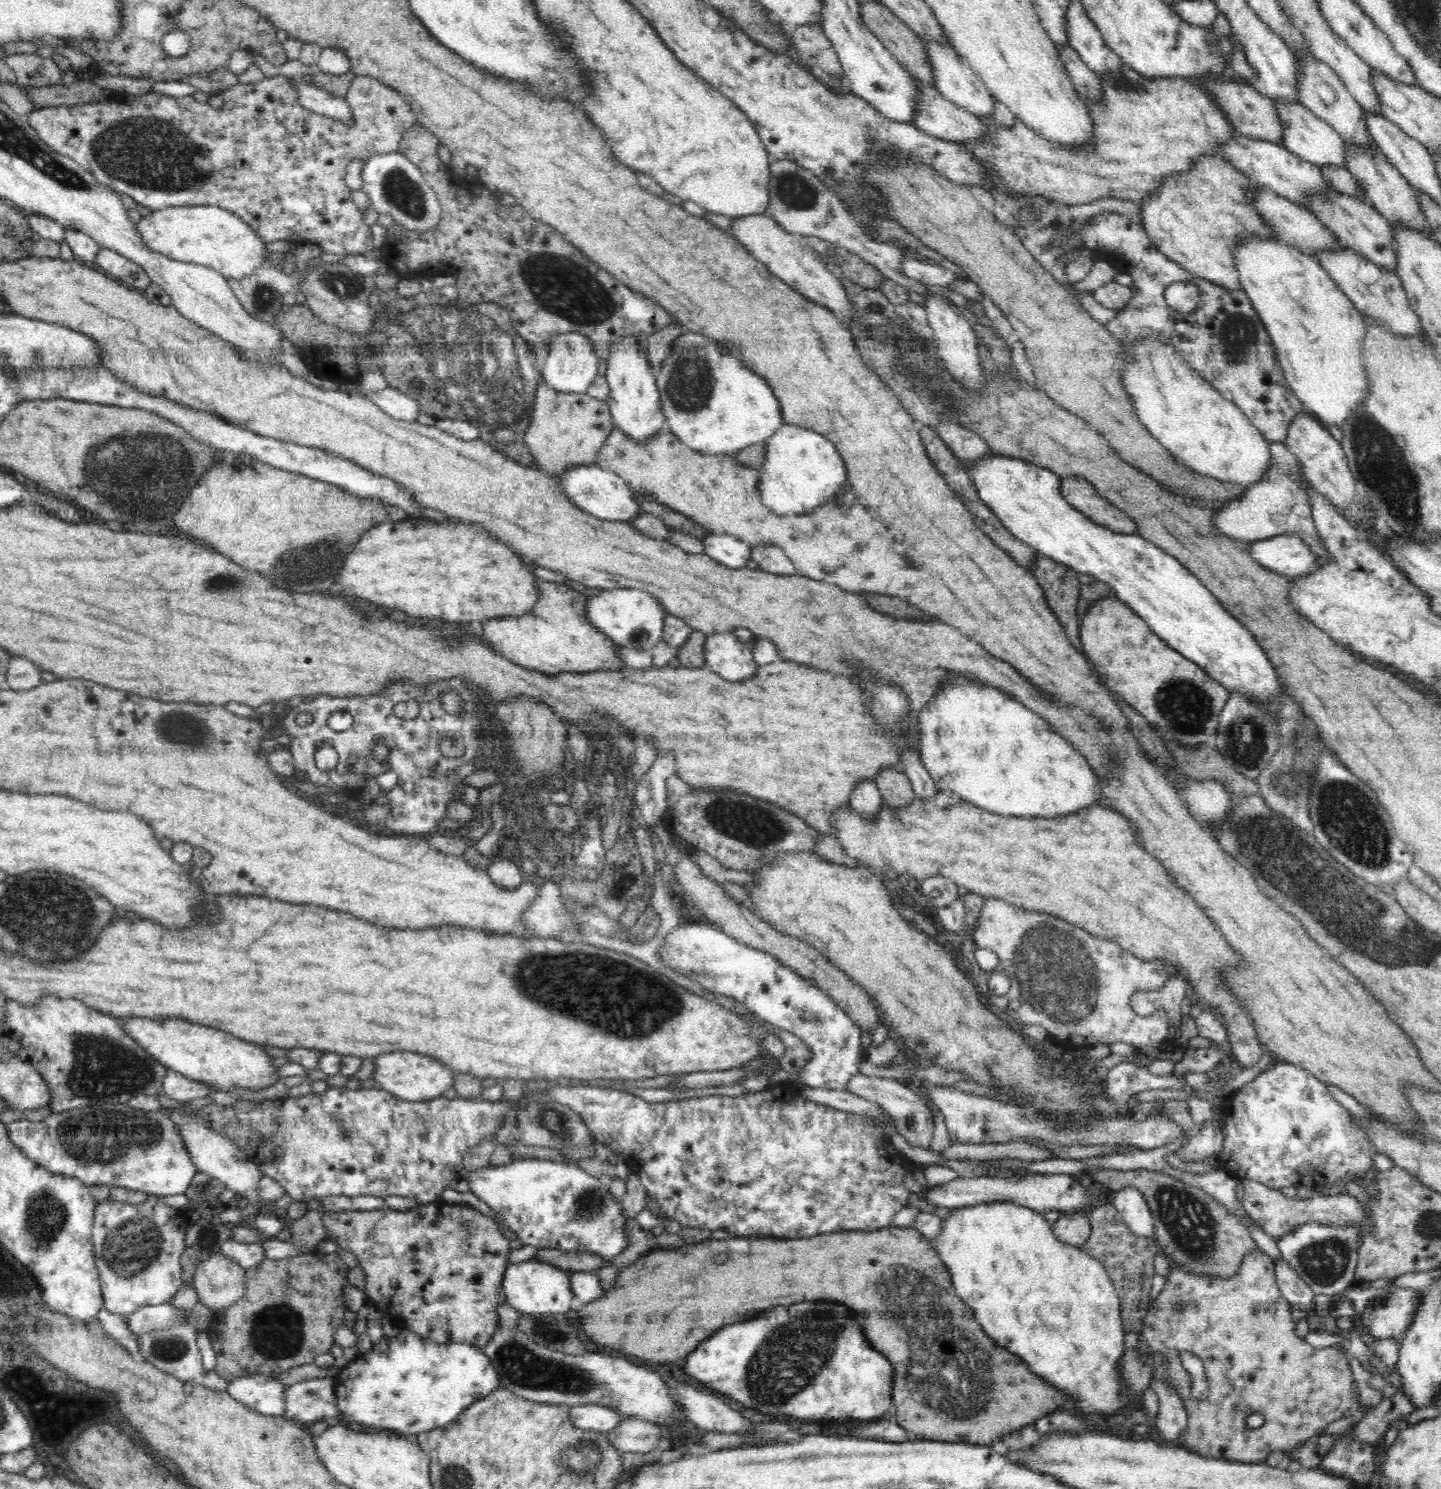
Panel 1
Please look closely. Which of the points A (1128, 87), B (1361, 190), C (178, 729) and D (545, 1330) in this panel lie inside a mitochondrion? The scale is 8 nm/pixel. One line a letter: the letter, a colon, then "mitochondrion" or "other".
A: mitochondrion
B: other
C: mitochondrion
D: mitochondrion

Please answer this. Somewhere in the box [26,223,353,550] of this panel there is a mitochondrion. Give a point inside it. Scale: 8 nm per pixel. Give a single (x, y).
(127, 491)

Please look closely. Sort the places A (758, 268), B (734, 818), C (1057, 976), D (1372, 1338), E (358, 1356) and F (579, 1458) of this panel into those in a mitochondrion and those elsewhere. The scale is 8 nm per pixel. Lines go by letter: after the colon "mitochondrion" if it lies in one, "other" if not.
A: other
B: mitochondrion
C: mitochondrion
D: other
E: other
F: mitochondrion

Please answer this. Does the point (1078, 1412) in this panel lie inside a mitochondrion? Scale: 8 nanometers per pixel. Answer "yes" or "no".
no

